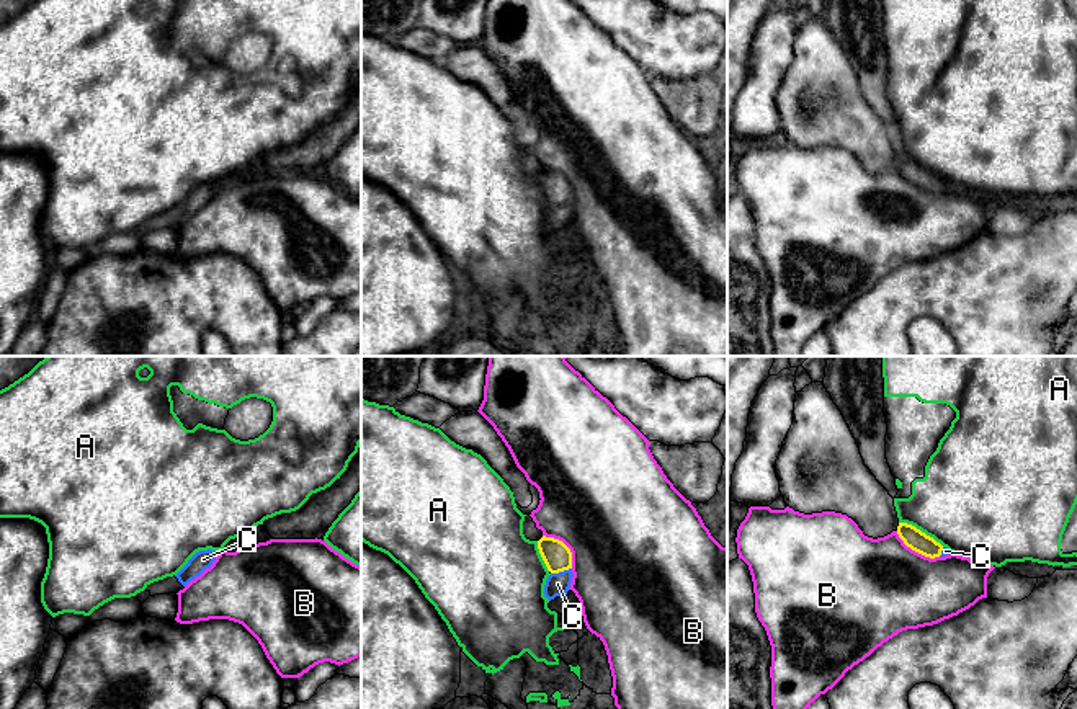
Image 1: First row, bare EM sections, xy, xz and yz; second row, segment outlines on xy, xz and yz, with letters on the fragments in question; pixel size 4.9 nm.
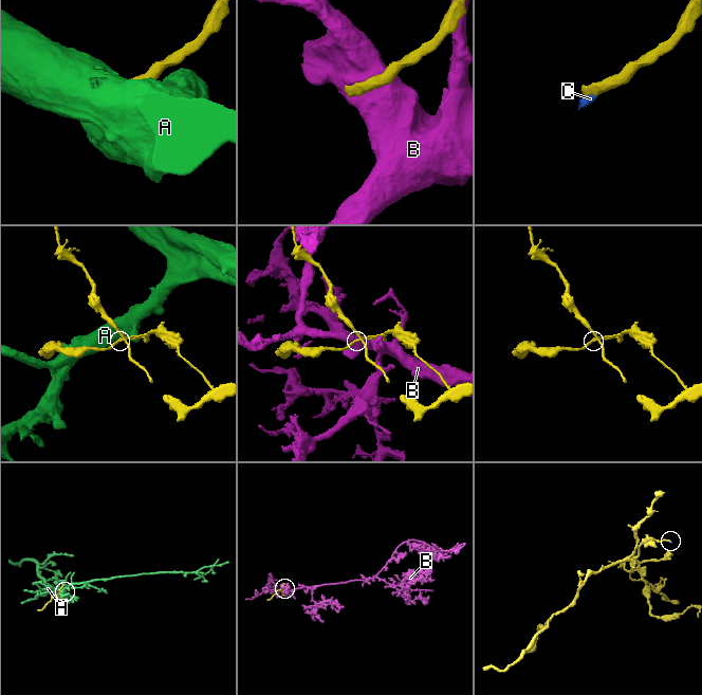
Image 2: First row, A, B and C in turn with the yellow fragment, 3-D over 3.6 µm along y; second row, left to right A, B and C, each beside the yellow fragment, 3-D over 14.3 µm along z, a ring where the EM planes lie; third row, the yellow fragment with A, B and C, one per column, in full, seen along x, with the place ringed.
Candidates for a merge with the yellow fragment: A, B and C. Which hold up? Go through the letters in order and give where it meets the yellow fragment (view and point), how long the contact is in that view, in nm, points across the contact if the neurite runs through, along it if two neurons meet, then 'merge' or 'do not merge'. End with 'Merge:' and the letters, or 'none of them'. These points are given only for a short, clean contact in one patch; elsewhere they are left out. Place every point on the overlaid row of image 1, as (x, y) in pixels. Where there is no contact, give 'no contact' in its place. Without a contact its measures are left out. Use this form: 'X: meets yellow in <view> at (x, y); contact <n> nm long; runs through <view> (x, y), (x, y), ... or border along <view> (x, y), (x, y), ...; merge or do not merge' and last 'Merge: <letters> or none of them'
A: meets yellow in yz at (920, 531); contact 260 nm long; border along yz (899, 521), (914, 525), (943, 546); do not merge
B: meets yellow in yz at (916, 551); contact 260 nm long; do not merge
C: meets yellow in xz at (561, 570); contact 110 nm long; runs through xz (558, 557), (561, 570), (558, 584); merge
Merge: C

